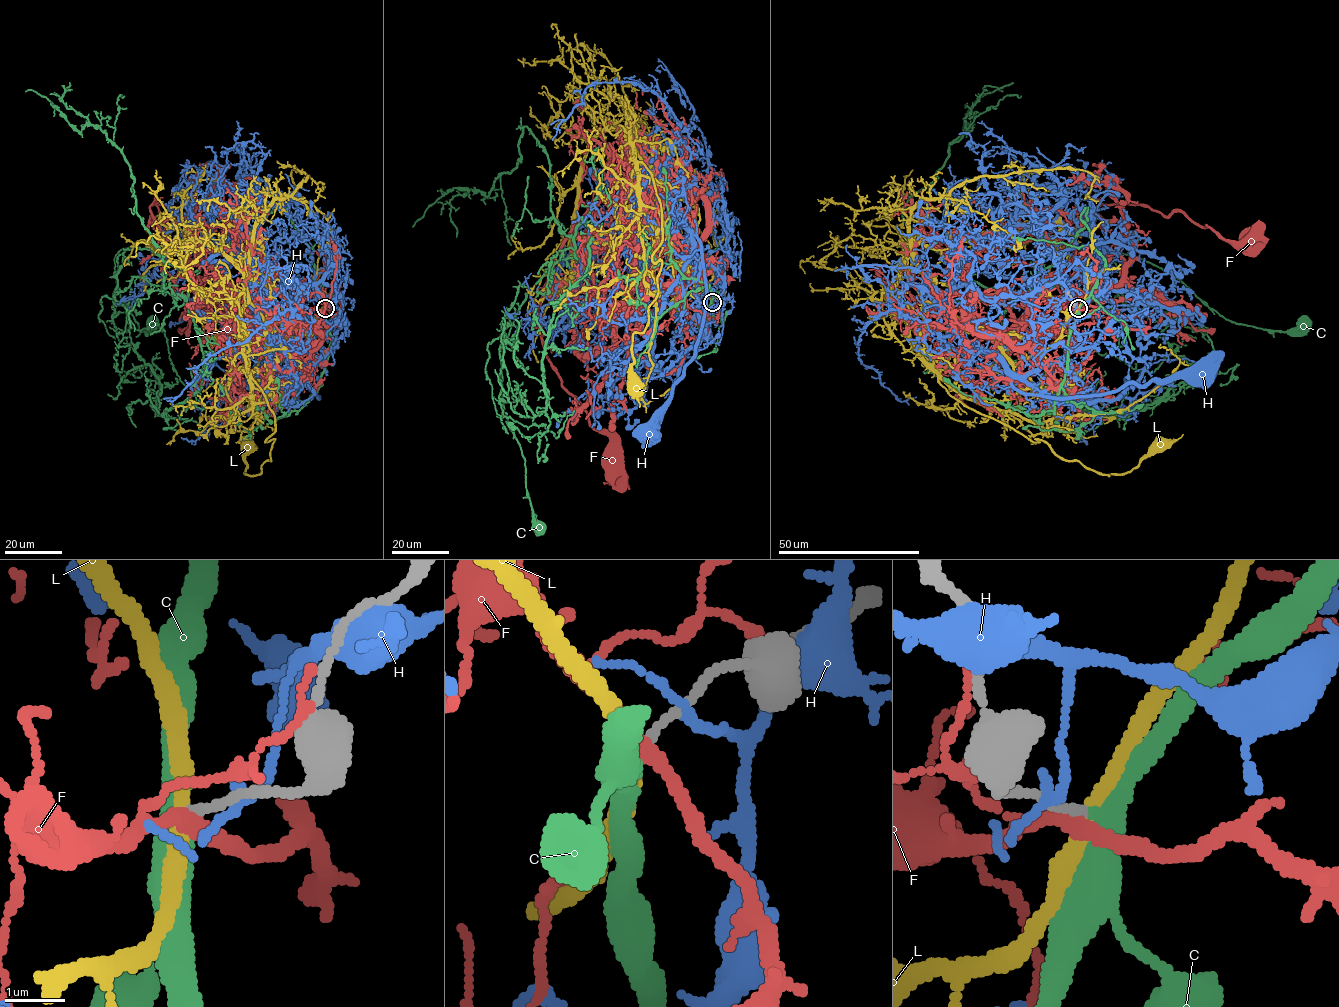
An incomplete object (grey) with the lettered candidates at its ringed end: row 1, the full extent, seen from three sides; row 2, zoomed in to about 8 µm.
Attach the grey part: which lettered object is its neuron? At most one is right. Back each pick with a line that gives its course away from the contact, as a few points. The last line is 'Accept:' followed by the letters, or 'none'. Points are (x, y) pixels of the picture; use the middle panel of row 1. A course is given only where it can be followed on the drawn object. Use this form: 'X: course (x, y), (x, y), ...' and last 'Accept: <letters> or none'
C: course (712, 302), (700, 329), (676, 304), (640, 309), (576, 259), (555, 262), (527, 295), (502, 385), (539, 528)
Accept: C

